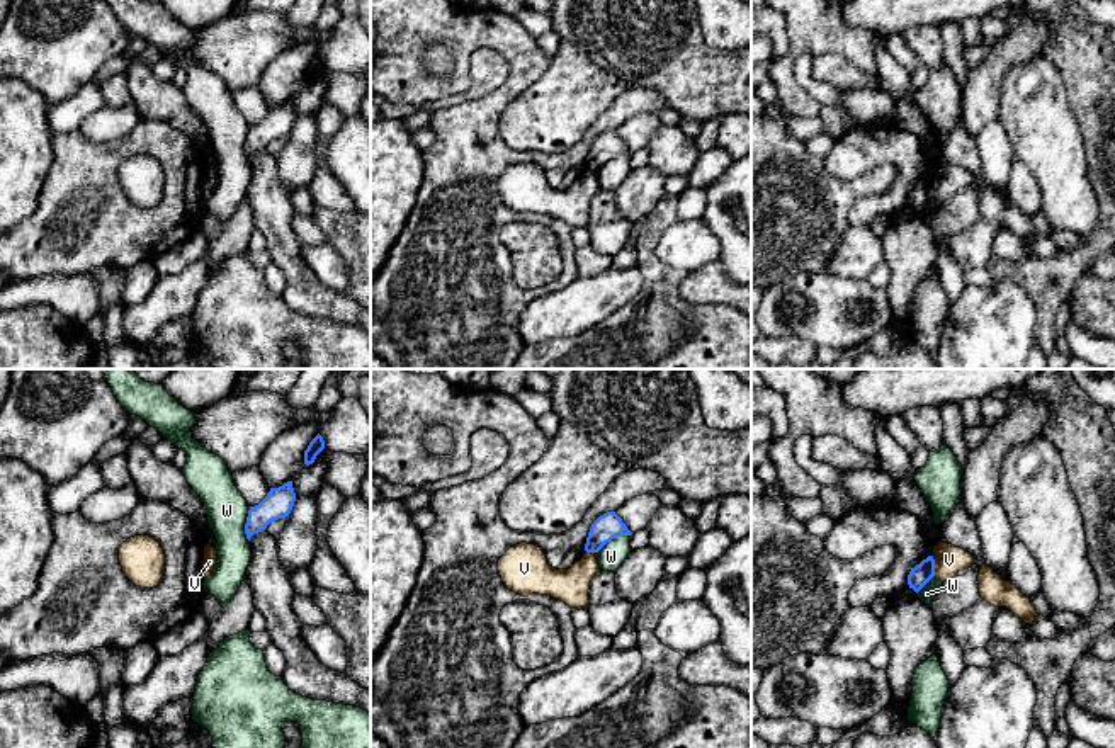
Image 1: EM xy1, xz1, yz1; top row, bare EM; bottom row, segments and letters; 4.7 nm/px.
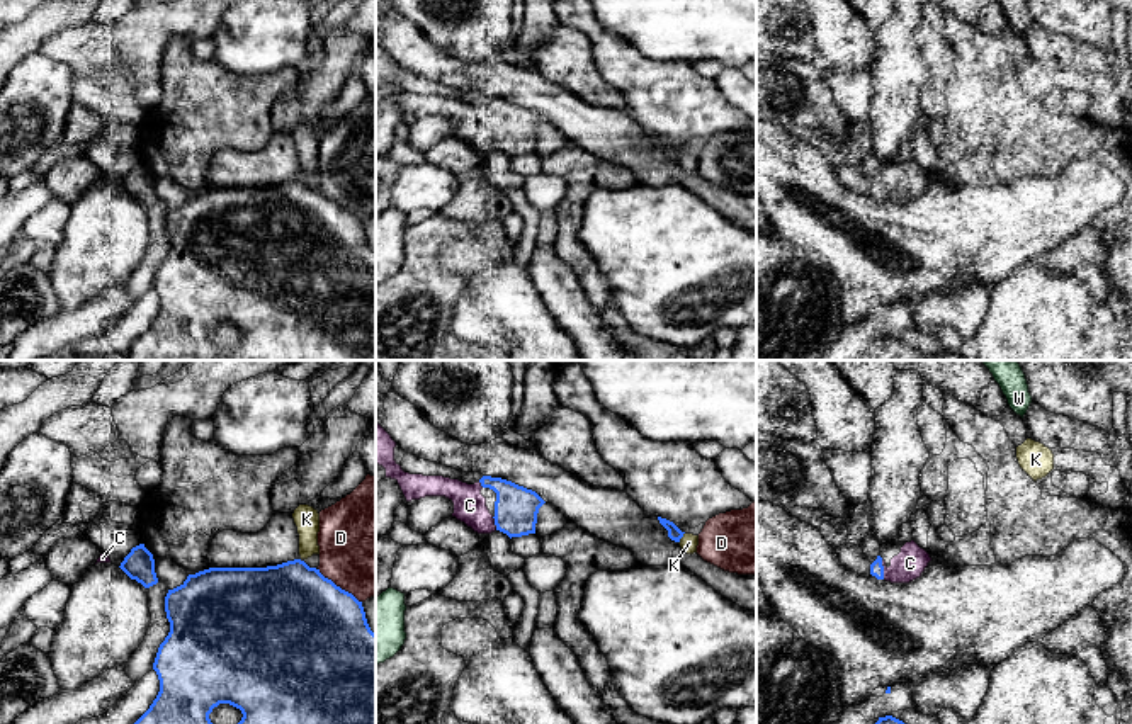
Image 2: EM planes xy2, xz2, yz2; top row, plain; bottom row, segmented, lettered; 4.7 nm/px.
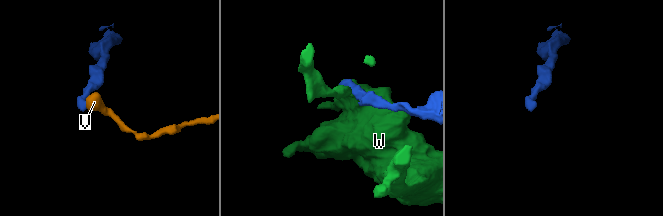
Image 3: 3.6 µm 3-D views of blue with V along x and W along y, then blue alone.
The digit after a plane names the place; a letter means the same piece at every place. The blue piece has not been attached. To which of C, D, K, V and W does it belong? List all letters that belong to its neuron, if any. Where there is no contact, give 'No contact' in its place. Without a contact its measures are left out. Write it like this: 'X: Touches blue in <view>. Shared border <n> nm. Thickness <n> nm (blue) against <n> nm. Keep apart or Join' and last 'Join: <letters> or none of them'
C: Touches blue in yz2. Shared border 100 nm. Thickness 60 nm (blue) against 150 nm. Join
D: Touches blue in xy2. Shared border 260 nm. Thickness 500 nm (blue) against 480 nm. Keep apart
K: Touches blue in xz2. Shared border 60 nm. Thickness 70 nm (blue) against 90 nm. Keep apart
V: Touches blue in yz1. Shared border 100 nm. Thickness 100 nm (blue) against 140 nm. Keep apart
W: Touches blue in xy1. Shared border 160 nm. Thickness 140 nm (blue) against 200 nm. Keep apart
Join: C

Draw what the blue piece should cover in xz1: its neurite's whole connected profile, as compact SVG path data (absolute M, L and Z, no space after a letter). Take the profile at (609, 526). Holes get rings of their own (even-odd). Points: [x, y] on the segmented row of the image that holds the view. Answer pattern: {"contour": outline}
{"contour": "M615 512L600 515L590 527L585 551L598 552L607 542L619 536L631 536L632 532Z"}

